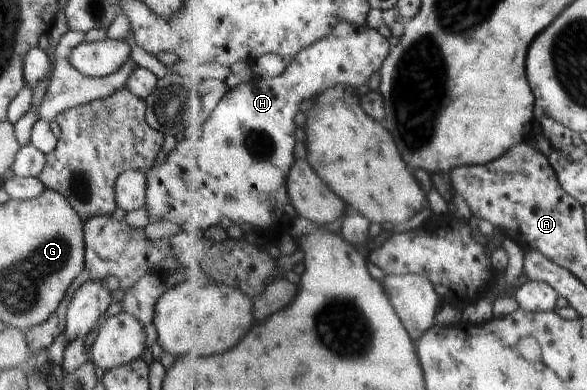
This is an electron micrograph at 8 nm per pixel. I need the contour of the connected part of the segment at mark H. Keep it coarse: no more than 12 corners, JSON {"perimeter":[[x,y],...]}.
{"perimeter":[[342,22],[281,76],[231,88],[145,171],[148,229],[292,209],[302,103],[381,73]]}

